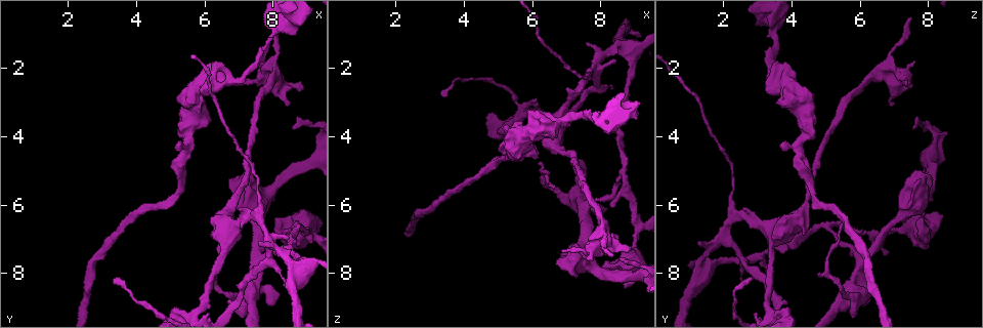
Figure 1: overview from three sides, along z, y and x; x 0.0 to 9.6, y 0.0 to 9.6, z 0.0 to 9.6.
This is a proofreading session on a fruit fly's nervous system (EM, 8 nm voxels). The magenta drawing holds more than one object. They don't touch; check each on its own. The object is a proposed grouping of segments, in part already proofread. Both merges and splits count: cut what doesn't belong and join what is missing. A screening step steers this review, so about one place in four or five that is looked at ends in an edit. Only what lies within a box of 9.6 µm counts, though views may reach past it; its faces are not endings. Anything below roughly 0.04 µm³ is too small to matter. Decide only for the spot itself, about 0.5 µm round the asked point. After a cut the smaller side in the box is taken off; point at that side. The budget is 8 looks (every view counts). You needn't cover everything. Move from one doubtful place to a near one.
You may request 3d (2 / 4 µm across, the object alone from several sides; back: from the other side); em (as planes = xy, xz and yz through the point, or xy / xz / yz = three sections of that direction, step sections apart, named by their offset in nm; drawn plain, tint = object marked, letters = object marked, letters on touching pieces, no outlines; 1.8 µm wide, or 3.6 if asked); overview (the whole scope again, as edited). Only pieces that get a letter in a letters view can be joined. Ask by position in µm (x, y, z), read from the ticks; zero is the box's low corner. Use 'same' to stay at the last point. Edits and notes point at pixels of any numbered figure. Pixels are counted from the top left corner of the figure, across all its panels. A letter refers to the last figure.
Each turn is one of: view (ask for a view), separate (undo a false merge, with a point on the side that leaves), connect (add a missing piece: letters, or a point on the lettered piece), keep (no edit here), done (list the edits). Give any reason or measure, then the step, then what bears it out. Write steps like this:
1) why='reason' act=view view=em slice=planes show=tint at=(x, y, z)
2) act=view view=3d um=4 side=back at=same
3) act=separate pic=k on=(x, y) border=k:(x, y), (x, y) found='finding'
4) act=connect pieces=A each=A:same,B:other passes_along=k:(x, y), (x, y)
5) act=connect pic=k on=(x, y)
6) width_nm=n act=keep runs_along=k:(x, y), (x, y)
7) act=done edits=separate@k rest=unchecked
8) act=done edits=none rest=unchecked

why='looks like a crossing' act=view view=em slice=planes show=tint at=(8.45, 0.65, 3.50)

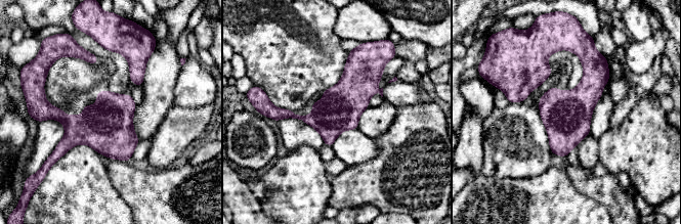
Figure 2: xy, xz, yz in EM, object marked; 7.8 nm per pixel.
why='what lies round it' act=view view=em slice=planes show=letters at=same

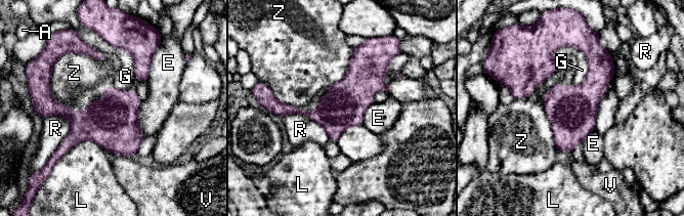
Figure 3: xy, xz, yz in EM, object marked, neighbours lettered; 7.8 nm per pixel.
act=keep each=A:other,E:other,G:other,L:other,R:other,V:other,Z:other found='all the same neuron'

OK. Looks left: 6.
why='abrupt turn' act=view view=em slice=xz step=16 show=tint at=(7.95, 7.05, 1.95)

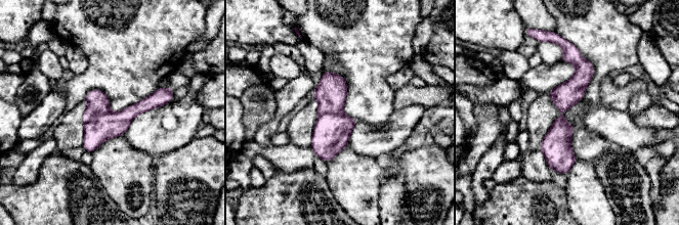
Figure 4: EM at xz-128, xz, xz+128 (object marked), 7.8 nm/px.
act=view view=em slice=planes show=letters at=same

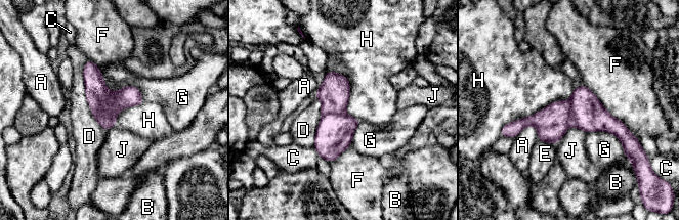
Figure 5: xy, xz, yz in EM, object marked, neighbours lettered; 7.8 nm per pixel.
act=separate pic=5 on=(128, 96) each=A:other,B:other,C:other,D:other,E:other,F:other,G:other,H:other,J:other found='two neurons meet here'

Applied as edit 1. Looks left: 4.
why='an open end' act=view view=3d um=4 at=(6.15, 9.10, 2.95)

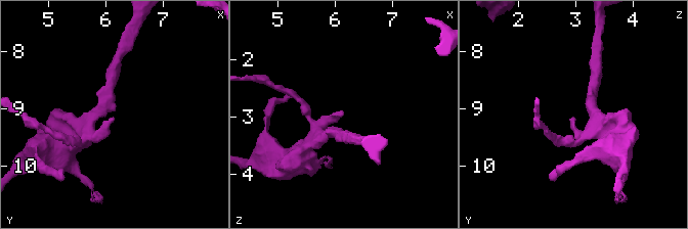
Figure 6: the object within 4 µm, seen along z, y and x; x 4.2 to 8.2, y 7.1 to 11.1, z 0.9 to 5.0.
act=view view=em slice=xz step=8 show=plain at=(6.15, 9.20, 3.00)

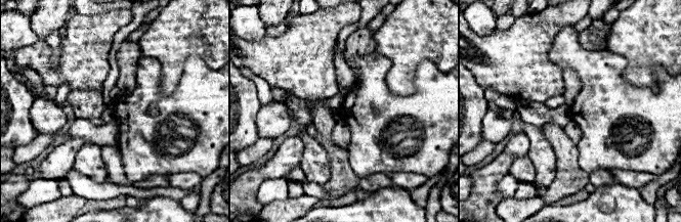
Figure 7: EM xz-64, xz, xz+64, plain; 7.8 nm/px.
why='what lies round it' act=view view=em slice=xz step=8 show=letters at=same

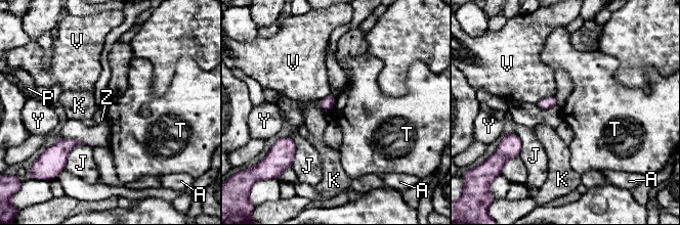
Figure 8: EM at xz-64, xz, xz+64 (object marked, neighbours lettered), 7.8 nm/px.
act=keep each=A:other,J:other,K:other,P:other,T:other,V:other,Y:other,Z:other border=8:(336, 98), (335, 104), (331, 109) found='no lettered piece goes on from it'

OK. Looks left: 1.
act=done edits=separate@5 rest=unchecked

